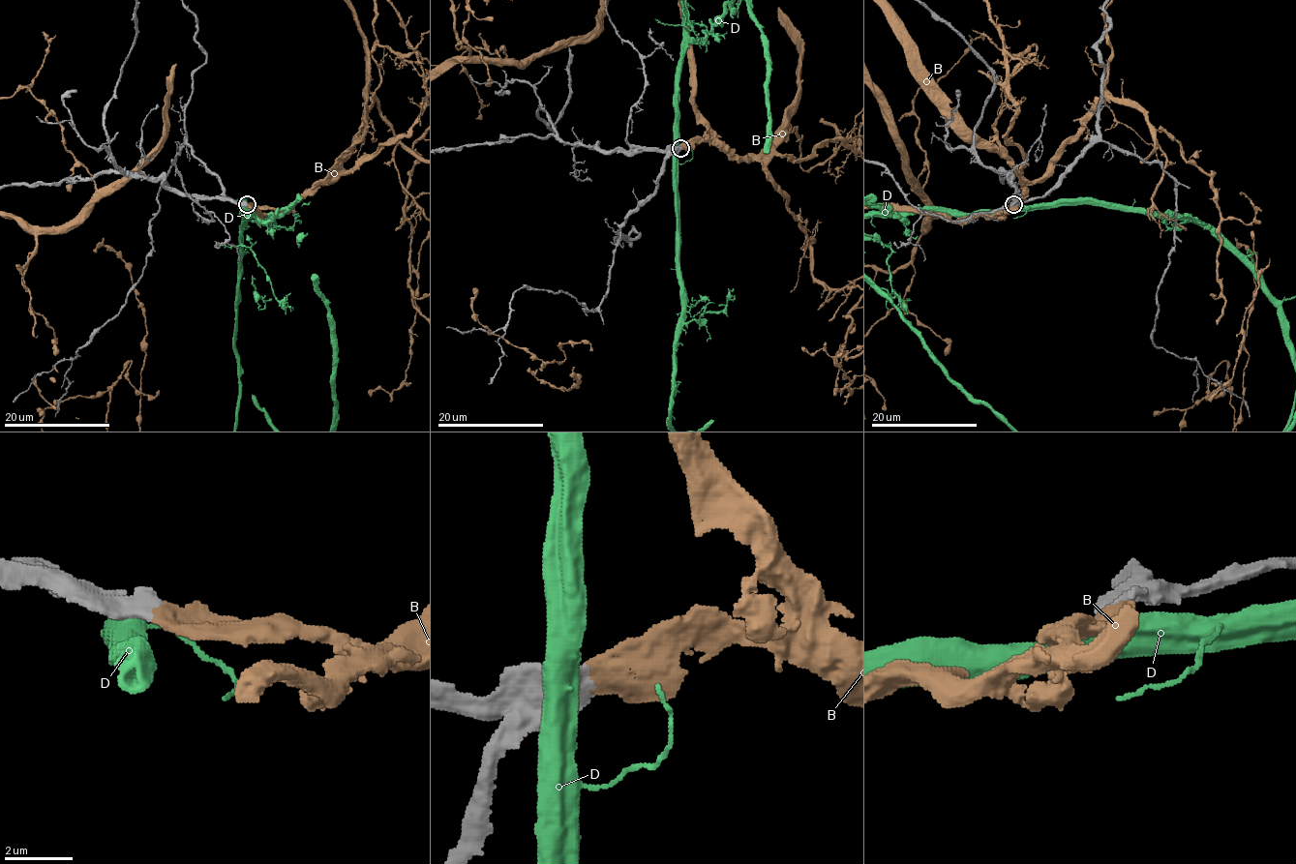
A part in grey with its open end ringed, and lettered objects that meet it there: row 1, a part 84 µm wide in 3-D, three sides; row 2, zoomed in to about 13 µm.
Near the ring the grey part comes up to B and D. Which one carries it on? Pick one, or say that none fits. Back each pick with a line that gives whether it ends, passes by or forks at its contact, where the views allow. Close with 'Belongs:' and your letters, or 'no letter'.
B: It ends there
Belongs: B

